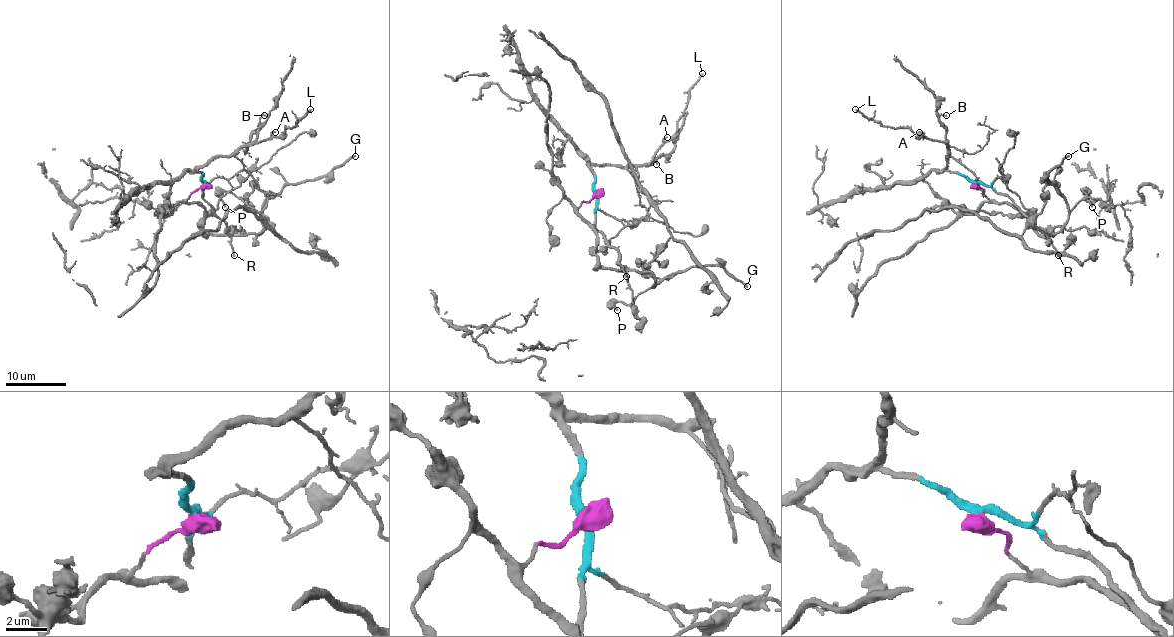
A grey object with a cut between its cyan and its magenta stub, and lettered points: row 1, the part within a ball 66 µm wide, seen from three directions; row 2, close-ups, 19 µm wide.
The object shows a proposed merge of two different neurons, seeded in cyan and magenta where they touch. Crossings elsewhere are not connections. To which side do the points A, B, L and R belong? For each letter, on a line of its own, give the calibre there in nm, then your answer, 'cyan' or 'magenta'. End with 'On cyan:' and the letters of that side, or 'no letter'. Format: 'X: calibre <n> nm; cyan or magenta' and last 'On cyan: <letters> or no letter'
A: calibre 110 nm; cyan
B: calibre 100 nm; cyan
L: calibre 220 nm; cyan
R: calibre 170 nm; cyan
On cyan: A, B, L, R

